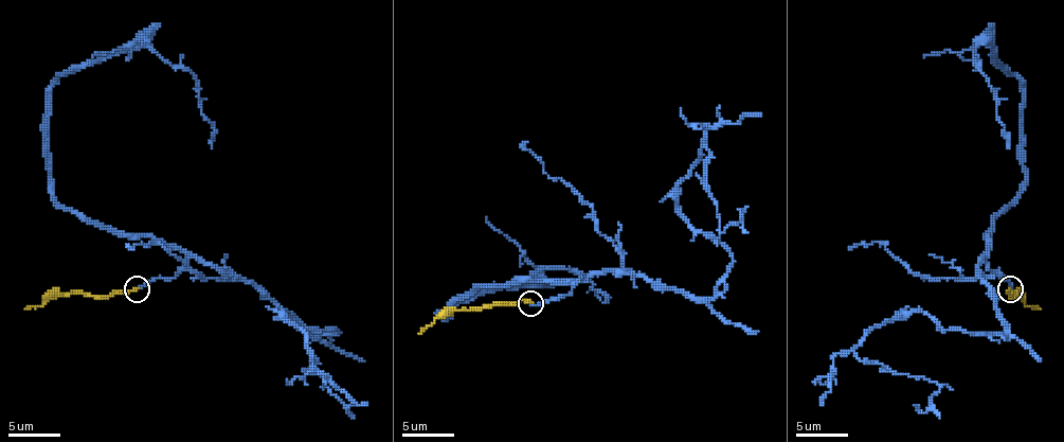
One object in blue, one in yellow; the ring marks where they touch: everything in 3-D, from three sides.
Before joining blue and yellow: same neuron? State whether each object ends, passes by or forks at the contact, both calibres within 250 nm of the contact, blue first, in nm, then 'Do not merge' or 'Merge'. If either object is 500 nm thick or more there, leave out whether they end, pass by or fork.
At the ring blue ends. At the ring yellow ends. Thickness 200 nm (blue) against 200 nm. Merge

